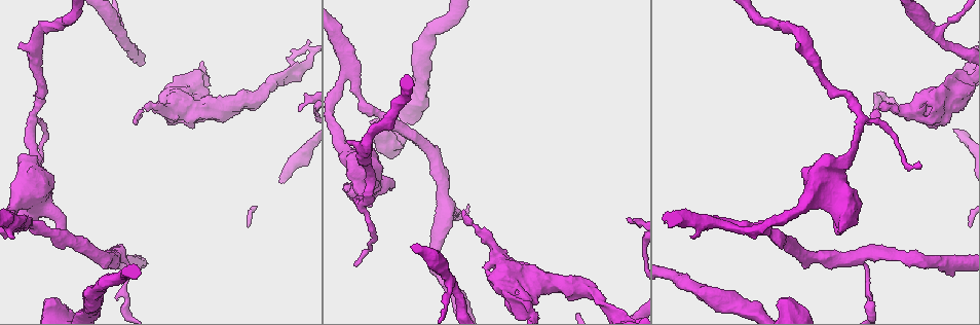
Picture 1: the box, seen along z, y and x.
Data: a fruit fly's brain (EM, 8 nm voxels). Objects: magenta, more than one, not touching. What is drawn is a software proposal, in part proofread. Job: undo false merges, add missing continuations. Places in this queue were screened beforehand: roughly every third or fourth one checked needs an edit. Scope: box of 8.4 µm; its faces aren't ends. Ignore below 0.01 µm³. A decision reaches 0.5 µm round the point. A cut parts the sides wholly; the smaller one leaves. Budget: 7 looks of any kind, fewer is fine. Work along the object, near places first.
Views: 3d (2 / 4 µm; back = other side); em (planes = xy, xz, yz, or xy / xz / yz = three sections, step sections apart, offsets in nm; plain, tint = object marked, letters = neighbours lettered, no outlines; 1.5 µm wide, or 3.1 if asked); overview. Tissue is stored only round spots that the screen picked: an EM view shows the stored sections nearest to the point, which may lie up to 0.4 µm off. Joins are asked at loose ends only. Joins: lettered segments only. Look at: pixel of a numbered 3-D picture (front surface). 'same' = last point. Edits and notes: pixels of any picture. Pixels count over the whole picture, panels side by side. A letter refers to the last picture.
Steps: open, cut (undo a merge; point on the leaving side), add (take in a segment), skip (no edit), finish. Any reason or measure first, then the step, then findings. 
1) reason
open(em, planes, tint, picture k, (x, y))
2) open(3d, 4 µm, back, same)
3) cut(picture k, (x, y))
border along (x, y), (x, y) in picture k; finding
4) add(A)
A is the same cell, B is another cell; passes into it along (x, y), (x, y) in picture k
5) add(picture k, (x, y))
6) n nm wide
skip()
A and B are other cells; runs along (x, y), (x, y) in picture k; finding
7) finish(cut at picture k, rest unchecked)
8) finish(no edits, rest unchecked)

sudden change in width
open(3d, 2 µm, picture 1, (869, 297))

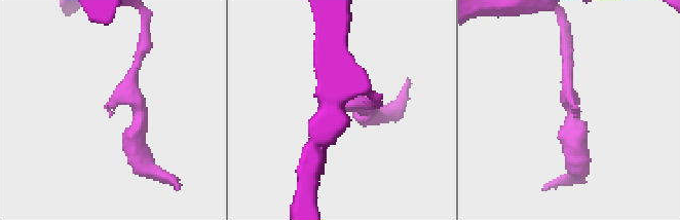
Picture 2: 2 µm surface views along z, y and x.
open(em, planes, letters, picture 2, (569, 102))

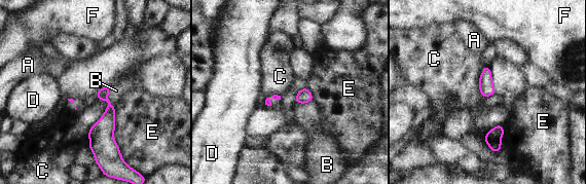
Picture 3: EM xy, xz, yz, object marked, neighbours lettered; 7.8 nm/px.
E touches over 420 nm
skip()
A, B, C, D, E and F are other cells; one cell here

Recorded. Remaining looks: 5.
branch stops here
open(3d, 2 µm, picture 1, (463, 209))

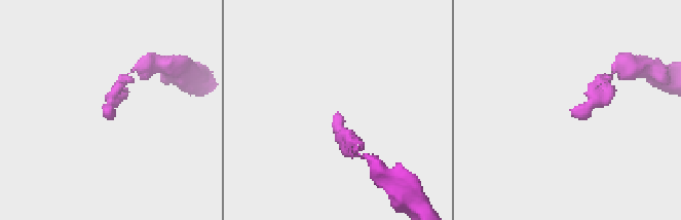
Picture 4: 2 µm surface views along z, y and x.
open(em, planes, tint, picture 4, (573, 112))

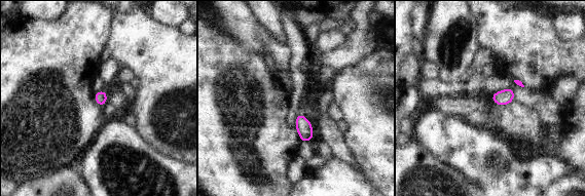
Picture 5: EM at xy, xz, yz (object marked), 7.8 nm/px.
what lies round it
open(em, planes, letters, same)

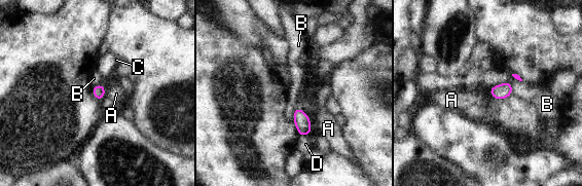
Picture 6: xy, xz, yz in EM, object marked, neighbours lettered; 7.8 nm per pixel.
B touches over 200 nm
skip()
A, B, C and D are other cells; no lettered segment goes on from it

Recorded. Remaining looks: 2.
finish(no edits, rest unchecked)

